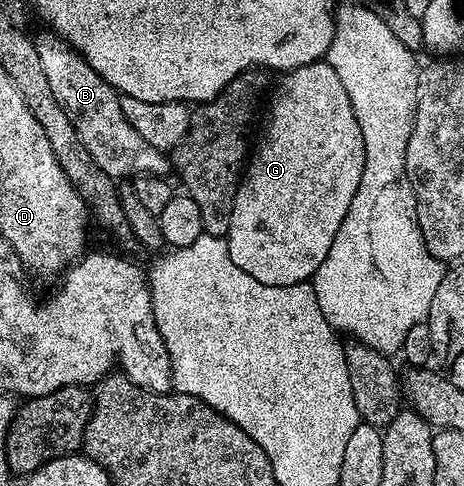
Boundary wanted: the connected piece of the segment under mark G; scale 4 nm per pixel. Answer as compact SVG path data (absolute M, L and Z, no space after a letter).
M323 60L321 62L313 62L312 64L304 64L300 68L283 73L282 78L278 82L278 87L274 90L274 99L270 102L270 119L266 122L266 131L262 134L262 139L257 139L256 145L253 147L252 153L248 158L248 165L243 173L242 182L238 185L236 192L236 204L232 204L232 224L230 231L226 234L225 240L228 244L228 252L232 256L232 264L236 264L236 268L240 268L244 272L248 272L248 276L260 280L260 284L268 284L269 286L287 286L288 284L300 284L301 282L310 282L314 277L314 273L320 268L320 264L324 264L324 256L328 256L328 248L332 248L332 240L336 240L336 232L340 232L340 224L344 224L344 216L348 216L348 207L352 205L352 196L356 196L356 188L360 188L360 176L364 176L364 136L360 132L360 124L356 120L356 112L352 112L352 100L348 100L348 92L344 92L344 84L340 84L340 76L336 76L336 68L332 68L329 62Z

